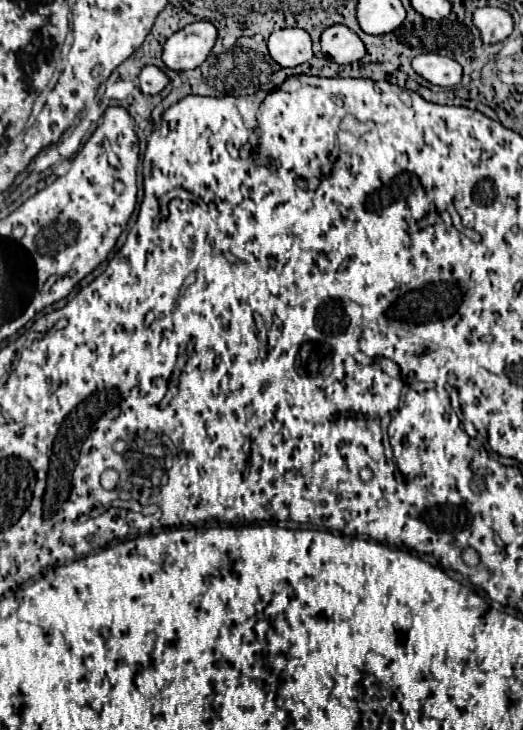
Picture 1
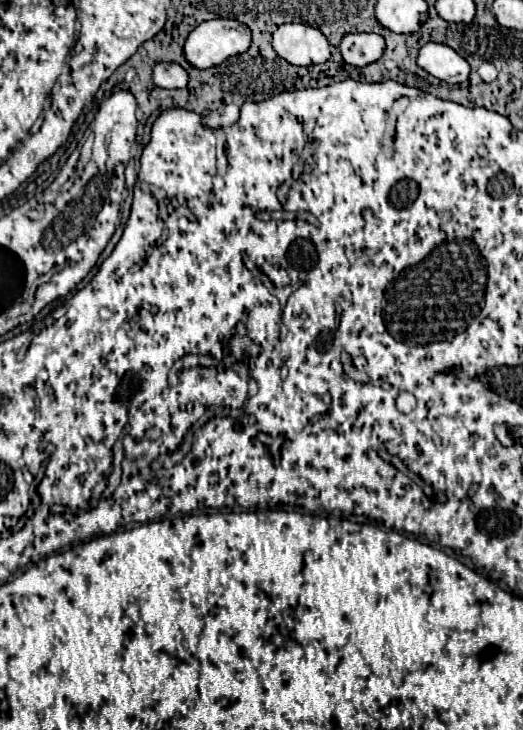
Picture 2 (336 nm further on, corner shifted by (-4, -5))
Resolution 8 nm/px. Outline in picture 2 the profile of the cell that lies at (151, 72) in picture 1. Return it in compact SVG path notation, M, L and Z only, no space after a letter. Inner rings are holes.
M160 62L154 66L154 84L160 88L186 88L188 72L176 62Z

